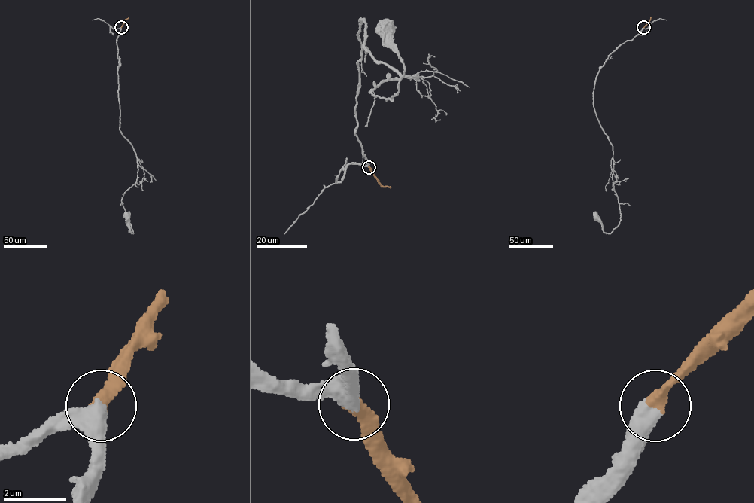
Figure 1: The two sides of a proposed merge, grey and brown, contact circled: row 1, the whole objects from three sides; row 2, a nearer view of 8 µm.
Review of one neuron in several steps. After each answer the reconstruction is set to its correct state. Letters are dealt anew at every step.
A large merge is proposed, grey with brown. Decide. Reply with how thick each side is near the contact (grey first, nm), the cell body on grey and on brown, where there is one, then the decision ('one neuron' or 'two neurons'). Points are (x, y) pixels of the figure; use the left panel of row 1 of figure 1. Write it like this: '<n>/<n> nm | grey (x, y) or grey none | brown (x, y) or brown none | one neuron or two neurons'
440/440 nm | grey (127, 216) | brown none | one neuron

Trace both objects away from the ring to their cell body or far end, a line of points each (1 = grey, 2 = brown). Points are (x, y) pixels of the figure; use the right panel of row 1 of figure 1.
1: (643, 27), (608, 56), (594, 85), (596, 117), (612, 145), (612, 185), (621, 214), (610, 233), (596, 217)
2: (643, 27), (651, 16)

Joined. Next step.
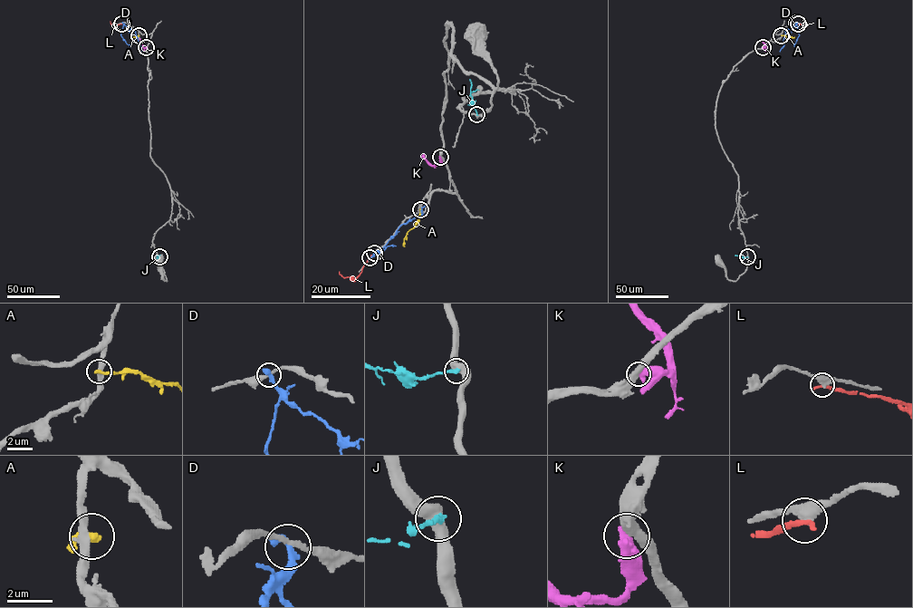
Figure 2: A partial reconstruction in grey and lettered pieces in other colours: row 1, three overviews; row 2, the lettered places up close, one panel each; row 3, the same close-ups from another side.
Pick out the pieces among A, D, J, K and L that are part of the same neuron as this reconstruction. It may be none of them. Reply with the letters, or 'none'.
none

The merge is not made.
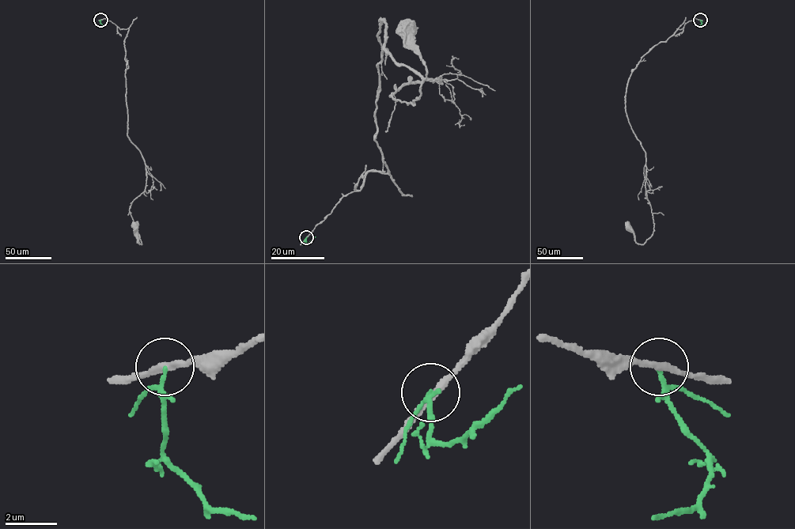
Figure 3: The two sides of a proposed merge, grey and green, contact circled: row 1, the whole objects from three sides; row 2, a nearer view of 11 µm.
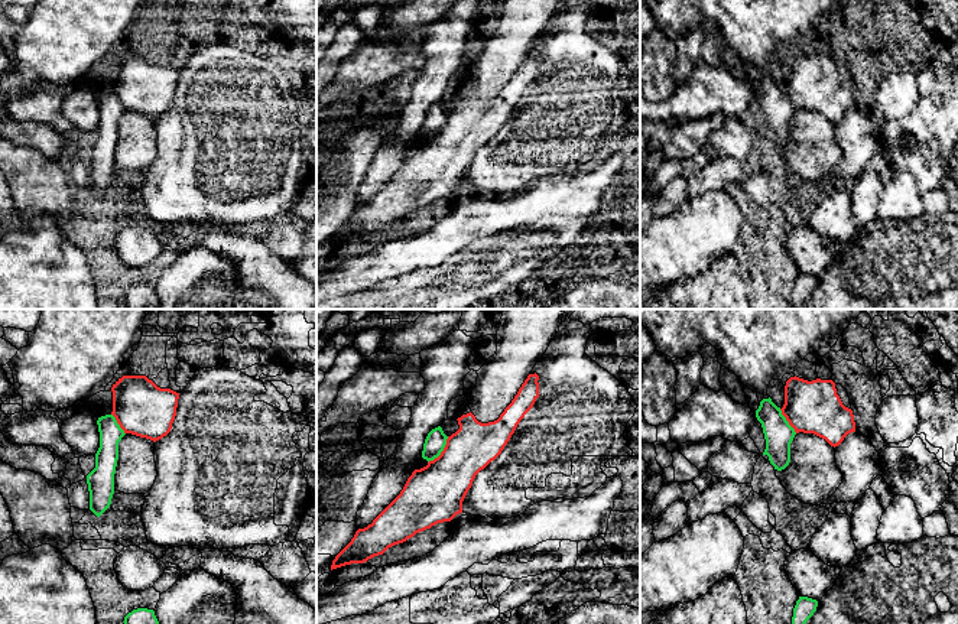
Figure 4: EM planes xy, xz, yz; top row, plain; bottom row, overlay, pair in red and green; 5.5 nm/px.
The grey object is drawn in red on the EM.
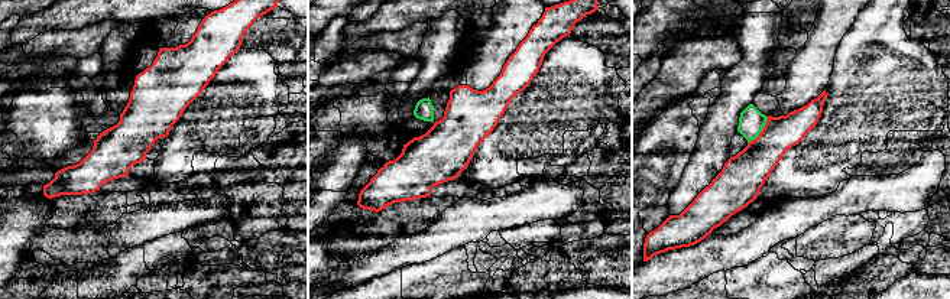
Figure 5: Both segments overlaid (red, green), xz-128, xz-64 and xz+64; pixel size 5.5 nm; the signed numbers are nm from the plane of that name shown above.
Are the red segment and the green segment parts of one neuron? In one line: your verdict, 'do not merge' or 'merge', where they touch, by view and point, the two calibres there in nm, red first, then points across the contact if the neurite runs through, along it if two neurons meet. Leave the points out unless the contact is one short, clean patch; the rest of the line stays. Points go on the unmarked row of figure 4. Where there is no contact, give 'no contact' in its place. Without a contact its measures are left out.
do not merge; contact xz (442, 127); calibres 320 and 120 nm; border xz (448, 113), (444, 126), (428, 139)

